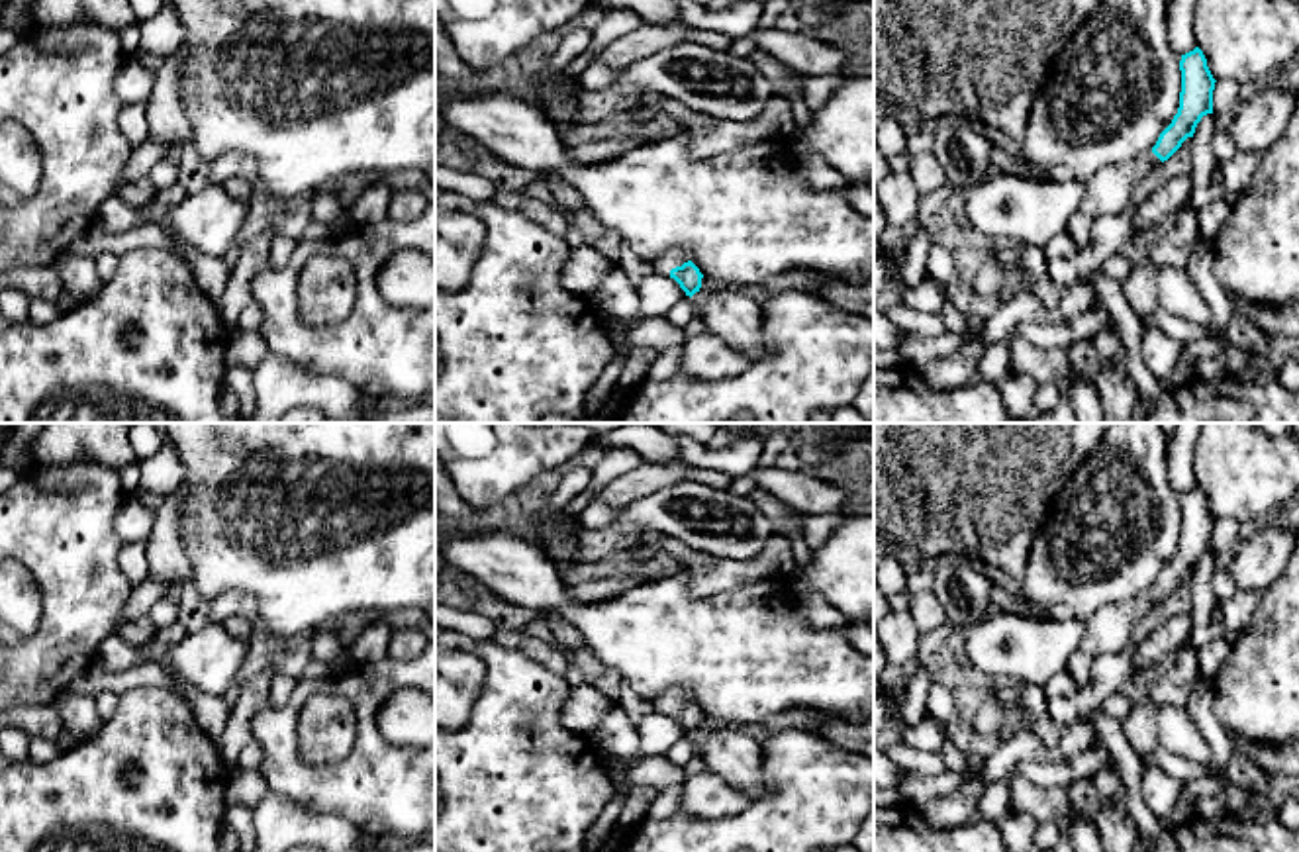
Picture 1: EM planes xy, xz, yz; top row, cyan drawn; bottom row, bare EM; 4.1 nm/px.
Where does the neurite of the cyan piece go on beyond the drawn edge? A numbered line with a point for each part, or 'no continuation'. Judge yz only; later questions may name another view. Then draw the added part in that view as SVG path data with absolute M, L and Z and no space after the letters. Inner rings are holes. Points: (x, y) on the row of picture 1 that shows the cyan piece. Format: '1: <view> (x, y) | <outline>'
1: yz (1109, 190) | M1150 149L1129 163L1101 168L1085 182L1080 210L1091 217L1121 213L1131 202L1134 186L1160 165L1162 161Z

